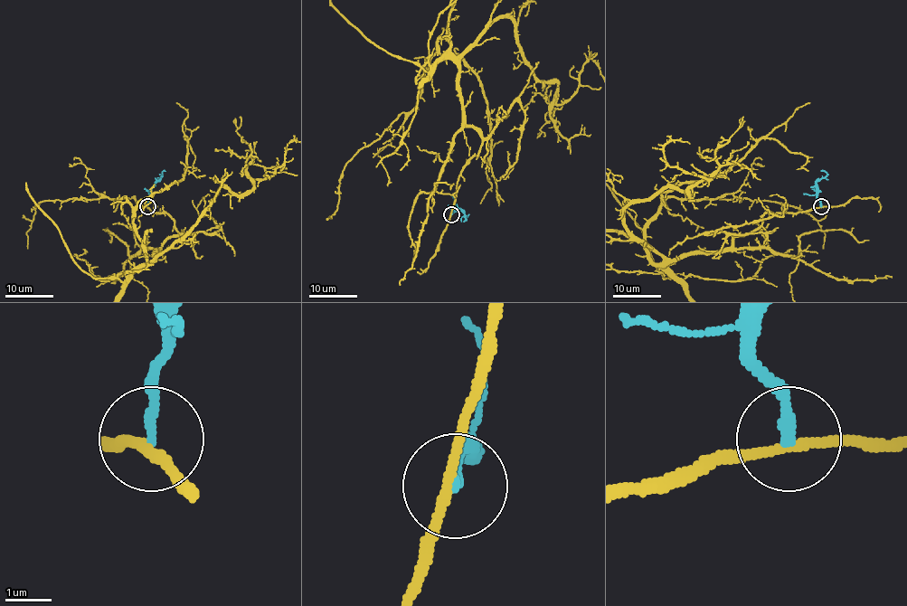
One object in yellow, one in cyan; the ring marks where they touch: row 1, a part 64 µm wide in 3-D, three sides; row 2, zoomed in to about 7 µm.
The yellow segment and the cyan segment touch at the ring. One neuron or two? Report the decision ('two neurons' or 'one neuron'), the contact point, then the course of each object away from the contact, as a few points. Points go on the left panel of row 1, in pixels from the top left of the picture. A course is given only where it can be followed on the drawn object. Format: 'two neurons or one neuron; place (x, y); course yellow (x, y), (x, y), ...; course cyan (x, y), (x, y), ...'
two neurons; place (147, 206); course cyan (147, 205), (150, 190), (165, 171)

